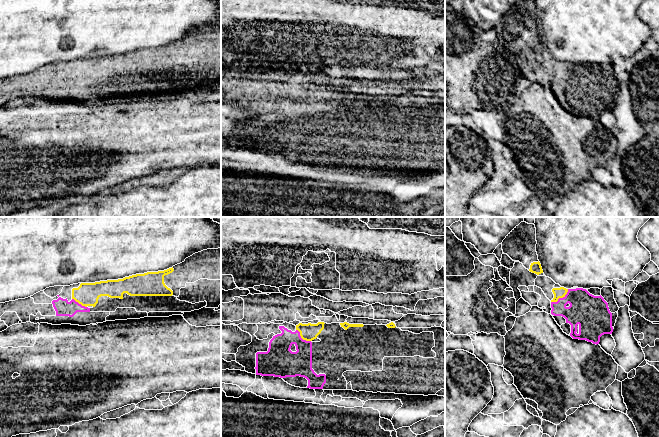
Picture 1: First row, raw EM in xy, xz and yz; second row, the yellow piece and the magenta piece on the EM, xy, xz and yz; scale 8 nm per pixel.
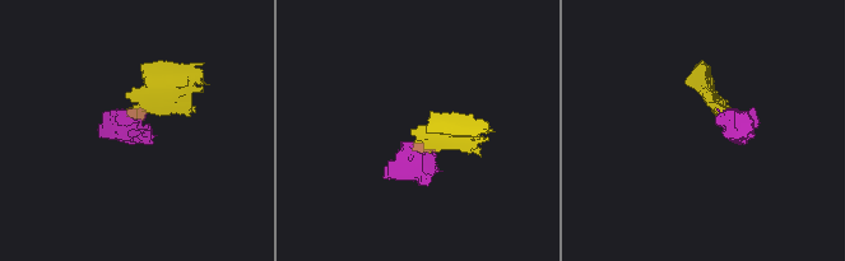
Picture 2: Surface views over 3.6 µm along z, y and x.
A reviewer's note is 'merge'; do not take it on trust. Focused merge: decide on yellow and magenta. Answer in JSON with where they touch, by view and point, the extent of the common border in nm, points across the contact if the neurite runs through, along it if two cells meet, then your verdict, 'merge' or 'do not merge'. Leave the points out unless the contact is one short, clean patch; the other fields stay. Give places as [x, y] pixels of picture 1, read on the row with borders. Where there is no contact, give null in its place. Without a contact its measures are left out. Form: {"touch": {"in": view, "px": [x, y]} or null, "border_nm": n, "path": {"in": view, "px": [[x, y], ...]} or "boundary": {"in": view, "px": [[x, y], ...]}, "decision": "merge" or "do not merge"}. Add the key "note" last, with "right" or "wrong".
{"touch": {"in": "yz", "px": [560, 297]}, "border_nm": 180, "decision": "merge", "note": "right"}

